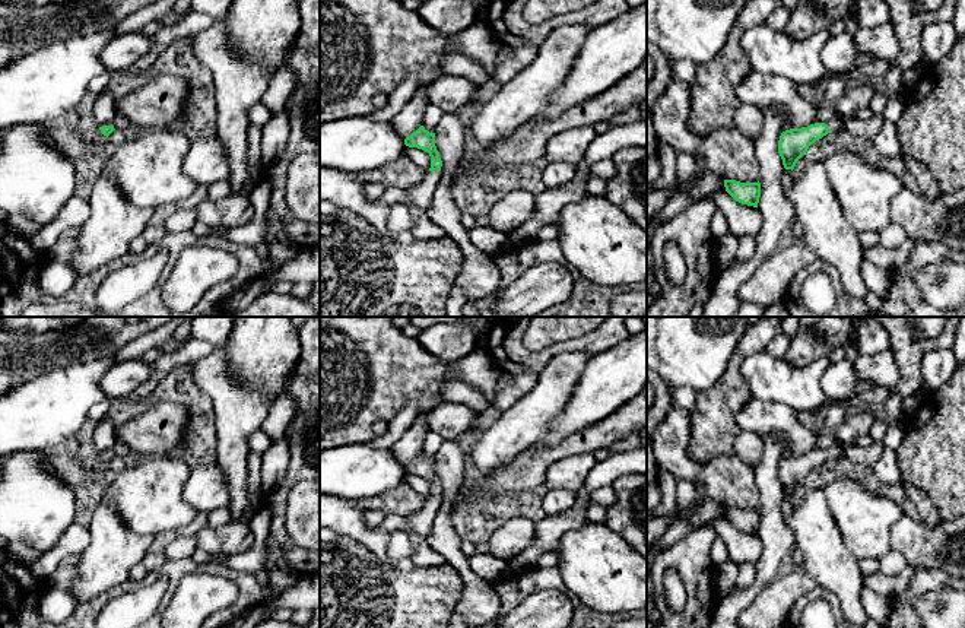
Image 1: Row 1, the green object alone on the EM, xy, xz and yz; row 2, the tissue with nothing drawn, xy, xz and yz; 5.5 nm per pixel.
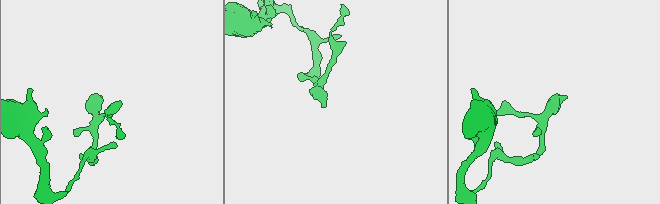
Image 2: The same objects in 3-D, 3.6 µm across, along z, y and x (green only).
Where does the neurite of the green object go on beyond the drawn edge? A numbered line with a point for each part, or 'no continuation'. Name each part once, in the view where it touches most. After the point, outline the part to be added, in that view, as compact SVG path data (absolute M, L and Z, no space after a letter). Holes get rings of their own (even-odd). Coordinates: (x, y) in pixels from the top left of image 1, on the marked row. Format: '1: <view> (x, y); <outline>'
1: xz (421, 196); M426 171L423 181L406 190L404 194L412 206L428 212L432 206L434 193L441 181L441 171Z

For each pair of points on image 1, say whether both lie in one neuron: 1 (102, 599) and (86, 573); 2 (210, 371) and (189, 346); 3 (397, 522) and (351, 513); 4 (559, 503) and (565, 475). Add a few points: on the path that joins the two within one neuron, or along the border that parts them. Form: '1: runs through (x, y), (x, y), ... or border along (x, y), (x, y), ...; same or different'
1: border along (111, 589), (79, 605); different
2: border along (215, 348), (196, 360); different
3: border along (373, 529), (390, 532); different
4: border along (549, 488), (568, 488), (574, 492); different

